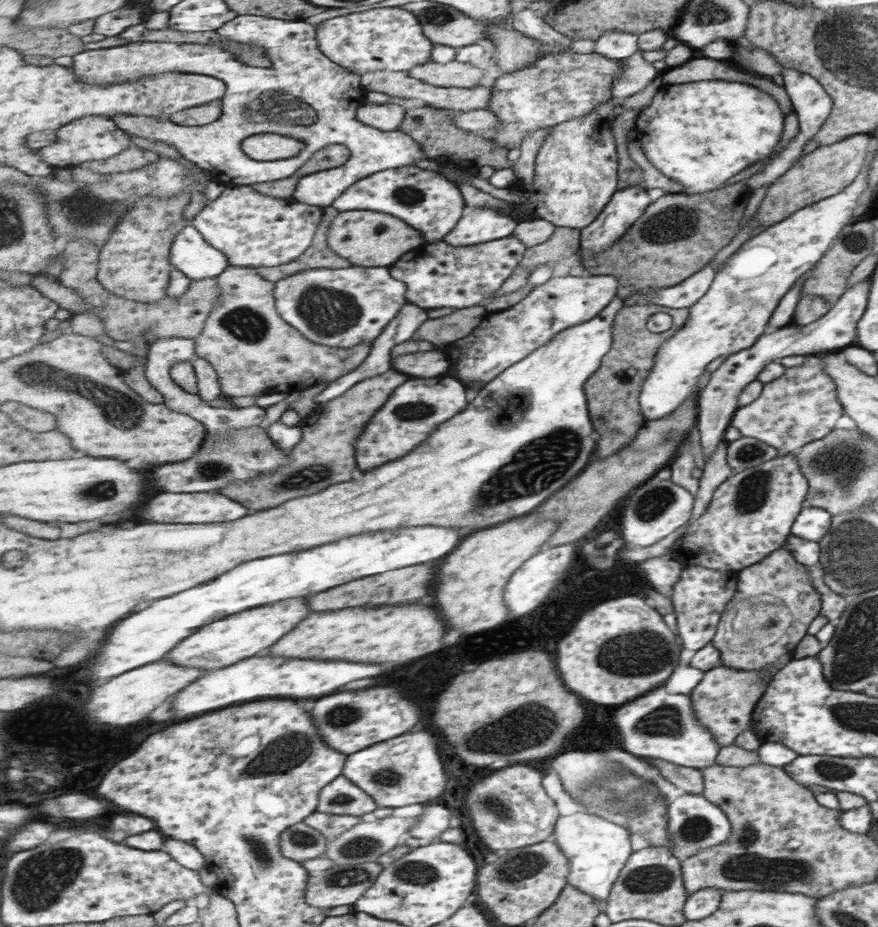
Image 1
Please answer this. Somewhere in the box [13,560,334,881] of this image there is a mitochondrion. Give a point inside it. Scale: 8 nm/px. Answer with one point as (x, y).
(288, 751)

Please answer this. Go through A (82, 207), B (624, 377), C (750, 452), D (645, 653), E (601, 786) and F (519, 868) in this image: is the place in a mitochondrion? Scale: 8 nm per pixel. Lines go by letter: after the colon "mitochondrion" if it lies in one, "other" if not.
A: mitochondrion
B: other
C: mitochondrion
D: mitochondrion
E: mitochondrion
F: mitochondrion

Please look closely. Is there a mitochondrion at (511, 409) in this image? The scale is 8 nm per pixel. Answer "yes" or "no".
yes

